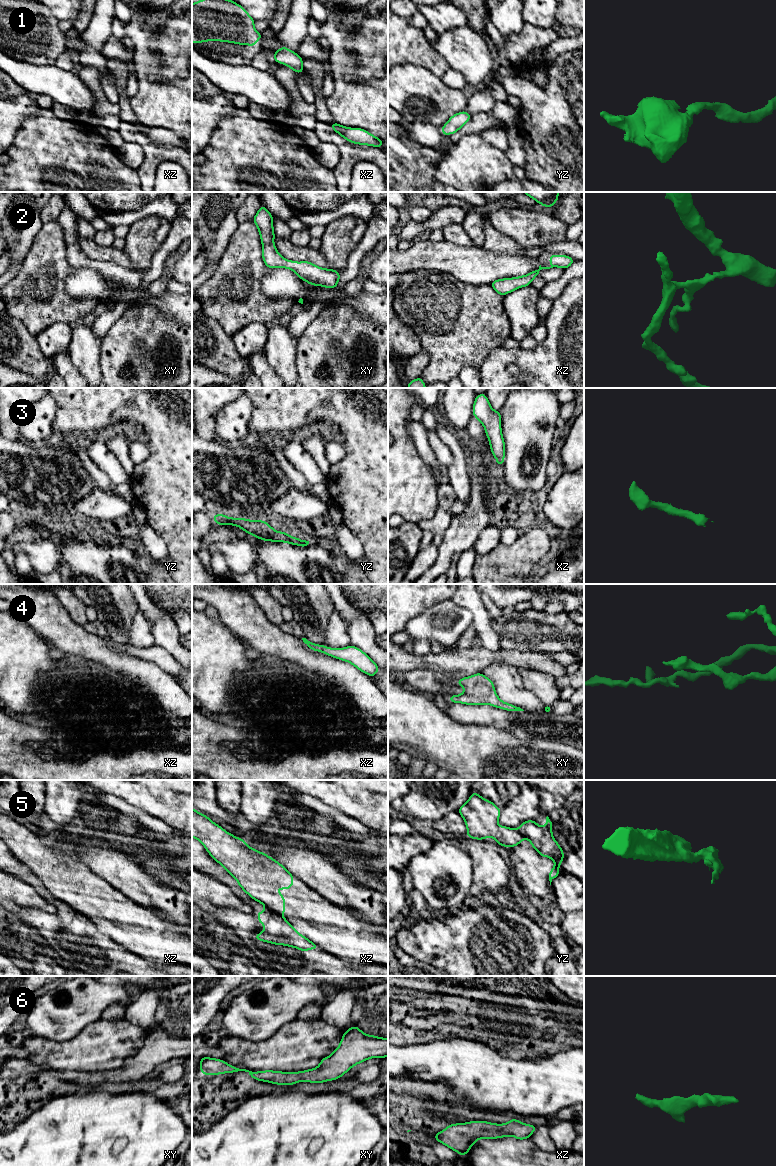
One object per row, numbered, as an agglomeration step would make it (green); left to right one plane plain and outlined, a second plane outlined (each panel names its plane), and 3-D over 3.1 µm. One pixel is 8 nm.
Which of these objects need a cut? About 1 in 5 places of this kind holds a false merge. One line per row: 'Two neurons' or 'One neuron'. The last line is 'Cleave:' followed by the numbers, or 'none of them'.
1: One neuron
2: One neuron
3: One neuron
4: One neuron
5: Two neurons
6: One neuron
Cleave: 5

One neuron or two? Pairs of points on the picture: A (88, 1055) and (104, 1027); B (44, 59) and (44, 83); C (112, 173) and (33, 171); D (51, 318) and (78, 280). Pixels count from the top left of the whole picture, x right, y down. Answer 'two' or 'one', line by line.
A: one
B: two
C: one
D: two

